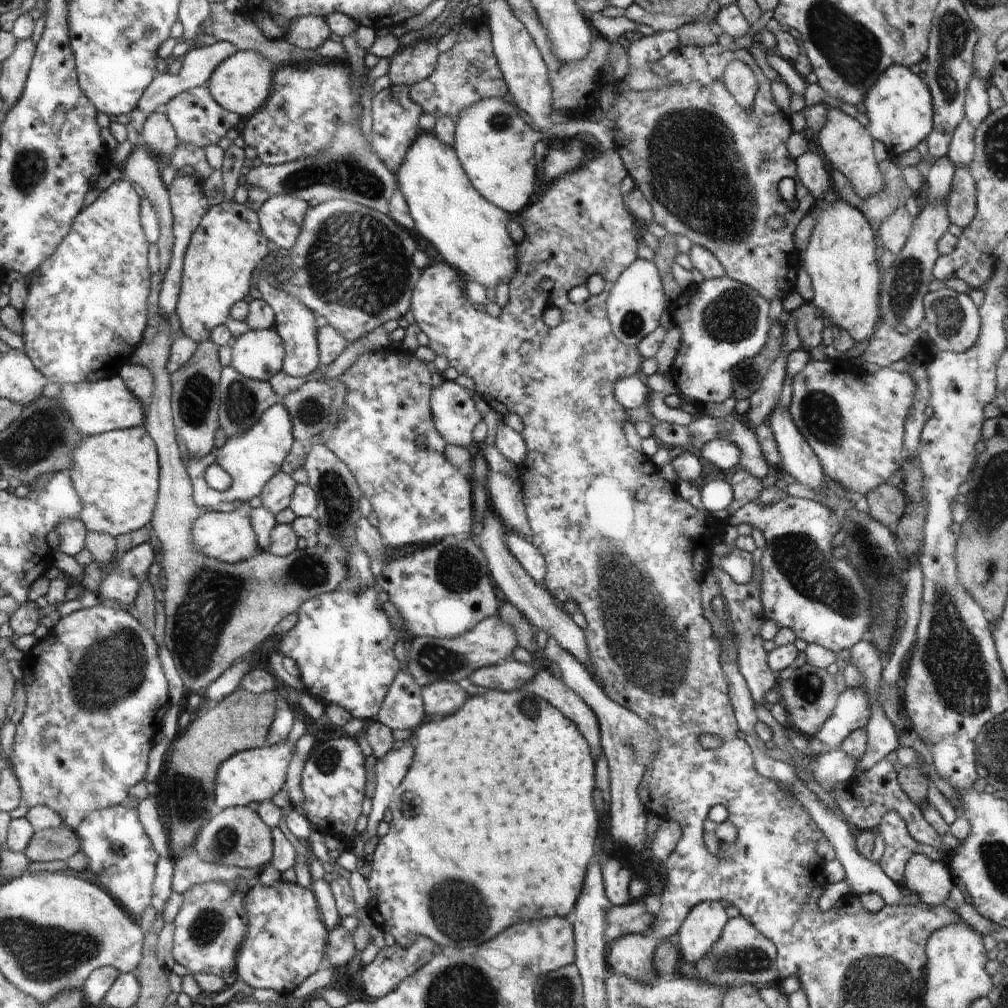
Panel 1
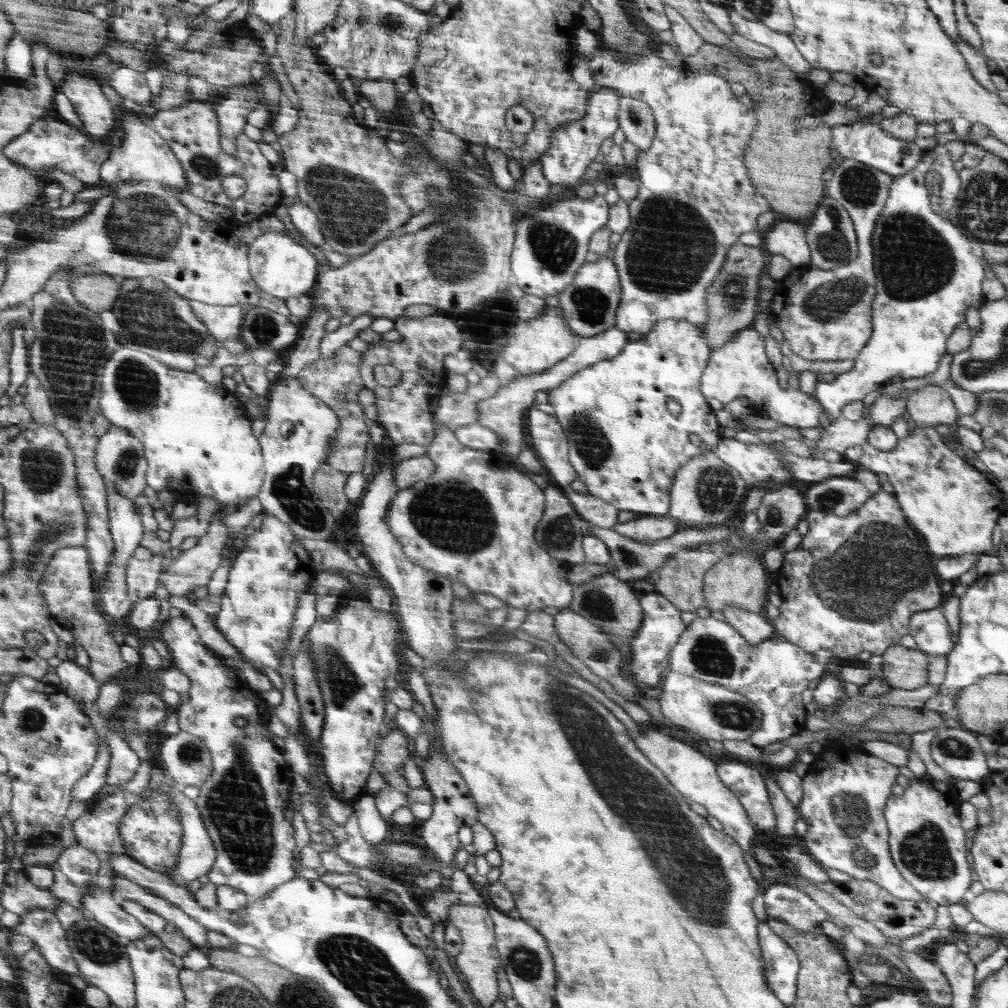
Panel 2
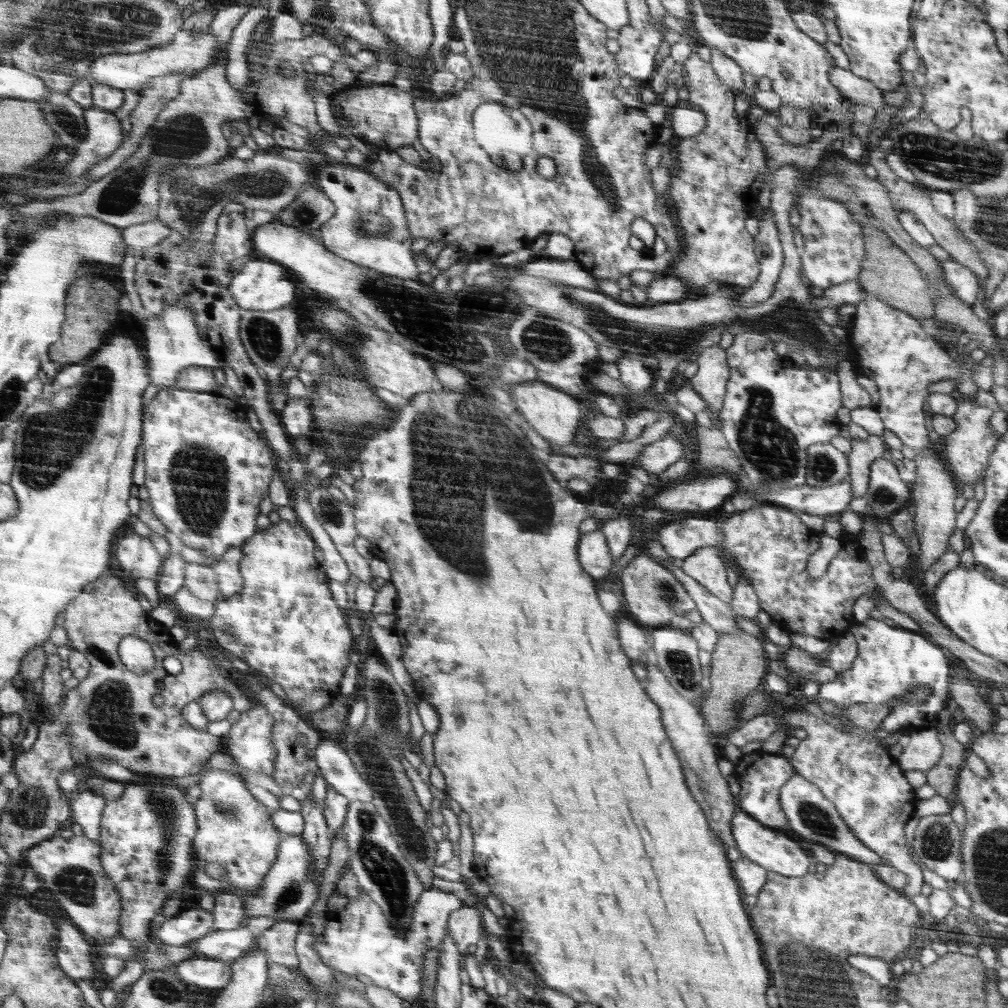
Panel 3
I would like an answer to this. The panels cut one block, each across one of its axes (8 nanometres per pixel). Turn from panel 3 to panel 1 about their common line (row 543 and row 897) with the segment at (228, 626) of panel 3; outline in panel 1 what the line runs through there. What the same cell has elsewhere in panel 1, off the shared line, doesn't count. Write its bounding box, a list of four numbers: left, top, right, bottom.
[237,880,328,996]

